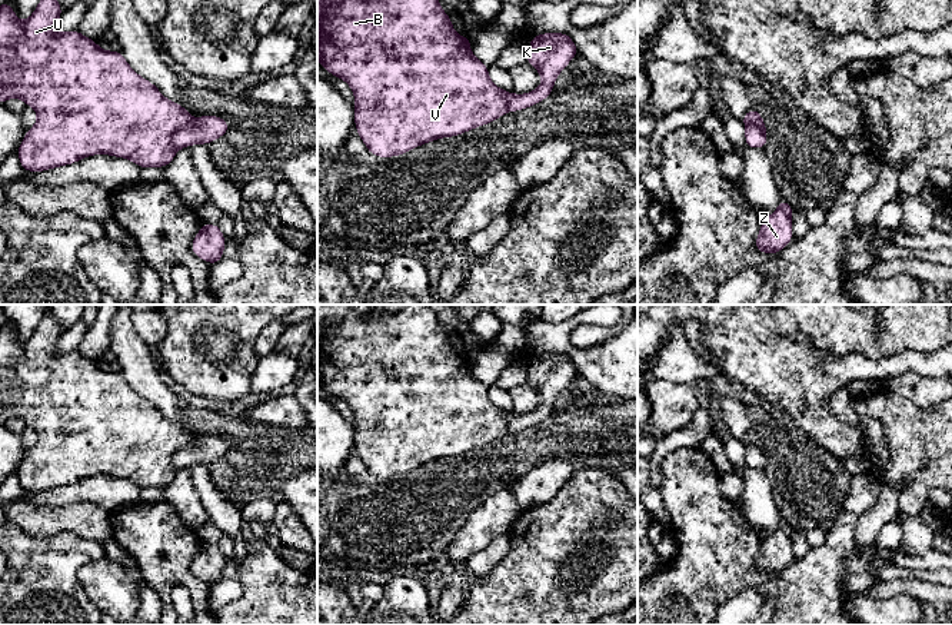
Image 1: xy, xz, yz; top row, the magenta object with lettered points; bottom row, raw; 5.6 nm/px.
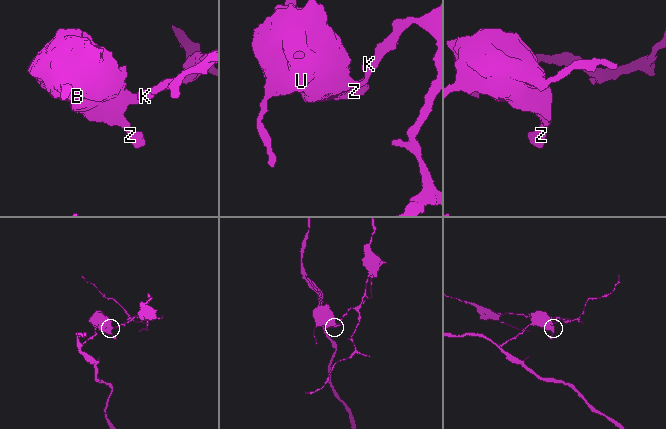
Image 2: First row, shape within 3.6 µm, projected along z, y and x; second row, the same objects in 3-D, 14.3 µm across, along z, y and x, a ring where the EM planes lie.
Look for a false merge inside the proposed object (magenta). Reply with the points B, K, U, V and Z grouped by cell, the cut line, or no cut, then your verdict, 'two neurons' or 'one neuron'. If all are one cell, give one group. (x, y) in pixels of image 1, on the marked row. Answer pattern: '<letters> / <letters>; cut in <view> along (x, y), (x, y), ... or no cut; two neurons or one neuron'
B U V Z / K; cut in xy along (192, 119), (173, 135), (173, 145), (177, 149); two neurons

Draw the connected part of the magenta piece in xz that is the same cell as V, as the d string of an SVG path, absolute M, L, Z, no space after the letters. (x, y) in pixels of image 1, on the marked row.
M317 0L317 60L324 70L350 86L357 134L367 152L382 159L463 134L507 112L507 92L490 80L489 67L470 50L470 37L453 30L439 0Z

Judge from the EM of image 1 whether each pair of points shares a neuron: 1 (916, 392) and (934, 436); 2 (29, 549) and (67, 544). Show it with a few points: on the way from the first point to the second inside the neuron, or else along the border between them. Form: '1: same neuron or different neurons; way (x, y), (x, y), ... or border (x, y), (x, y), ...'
1: different neurons; border (892, 392), (908, 398), (921, 408), (936, 406)
2: same neuron; way (39, 549), (57, 549)

